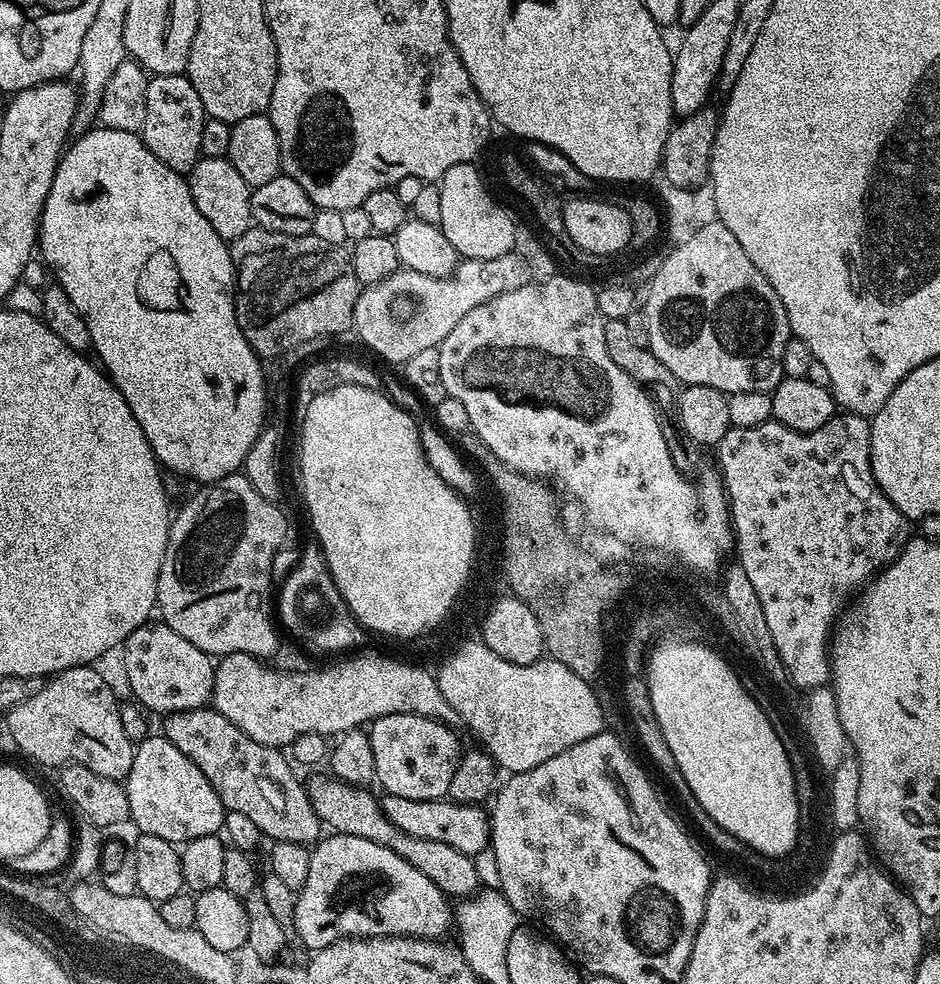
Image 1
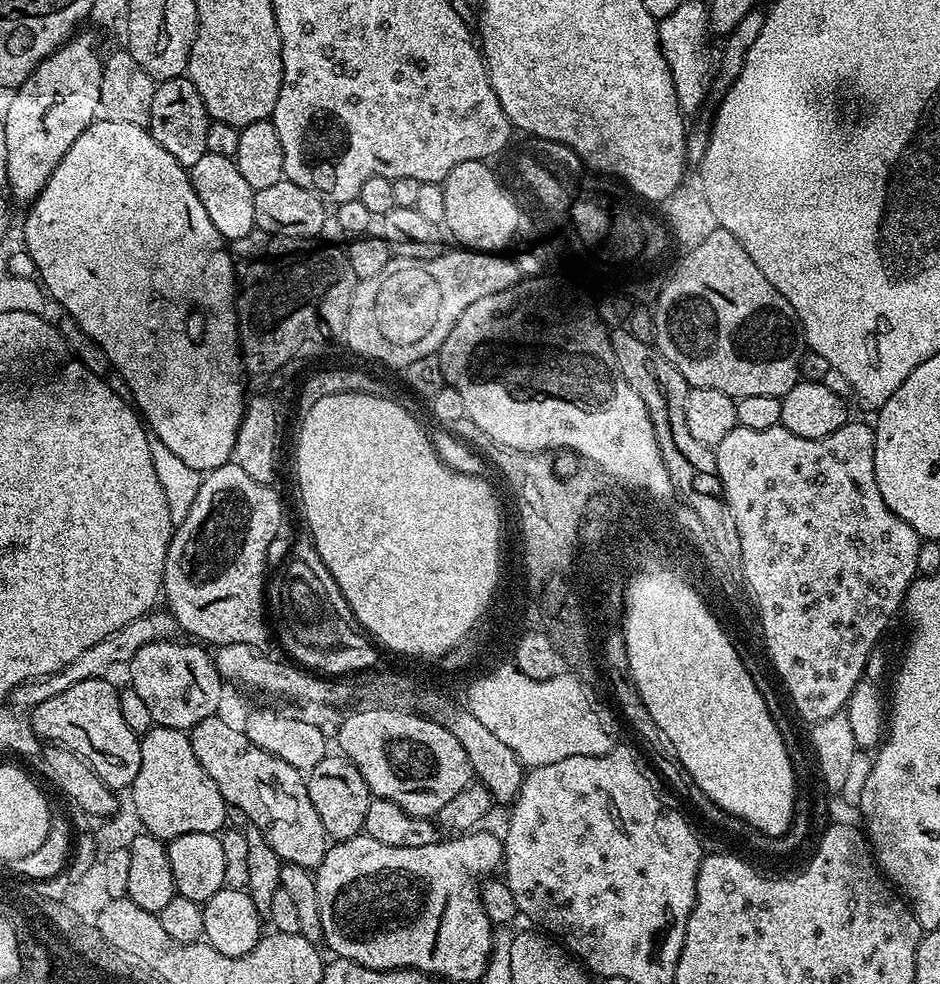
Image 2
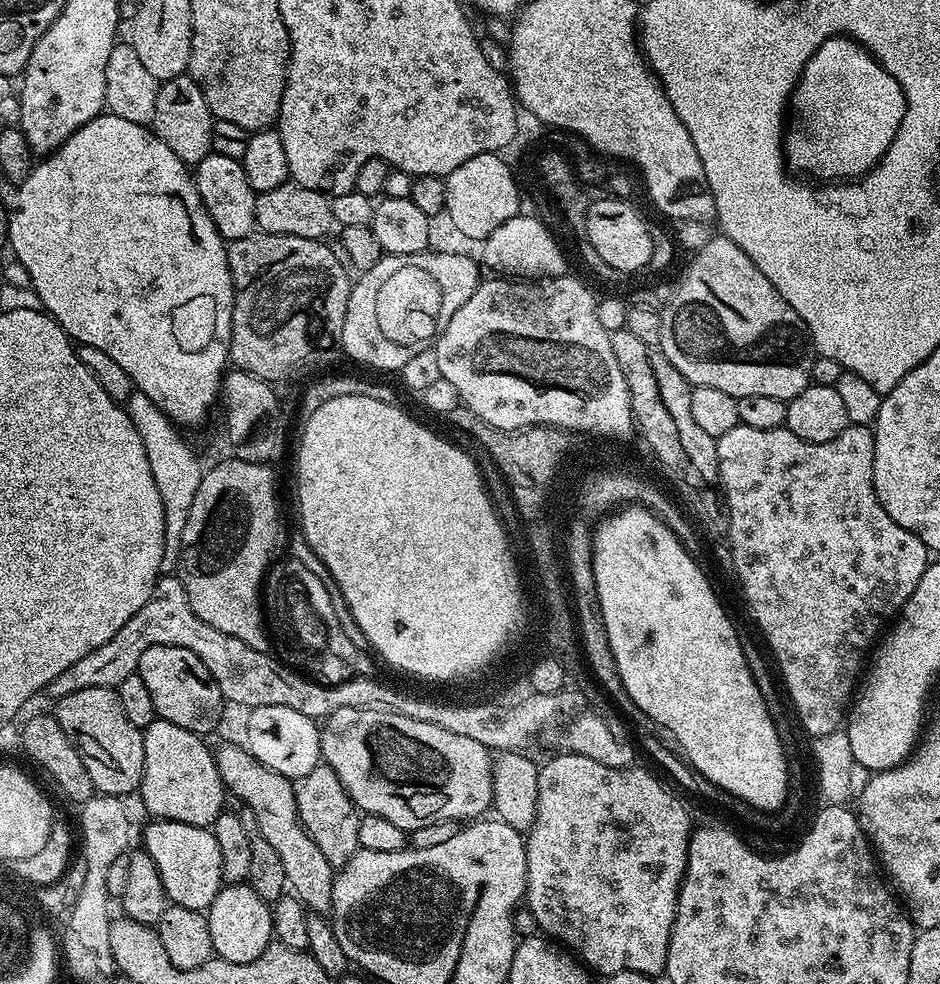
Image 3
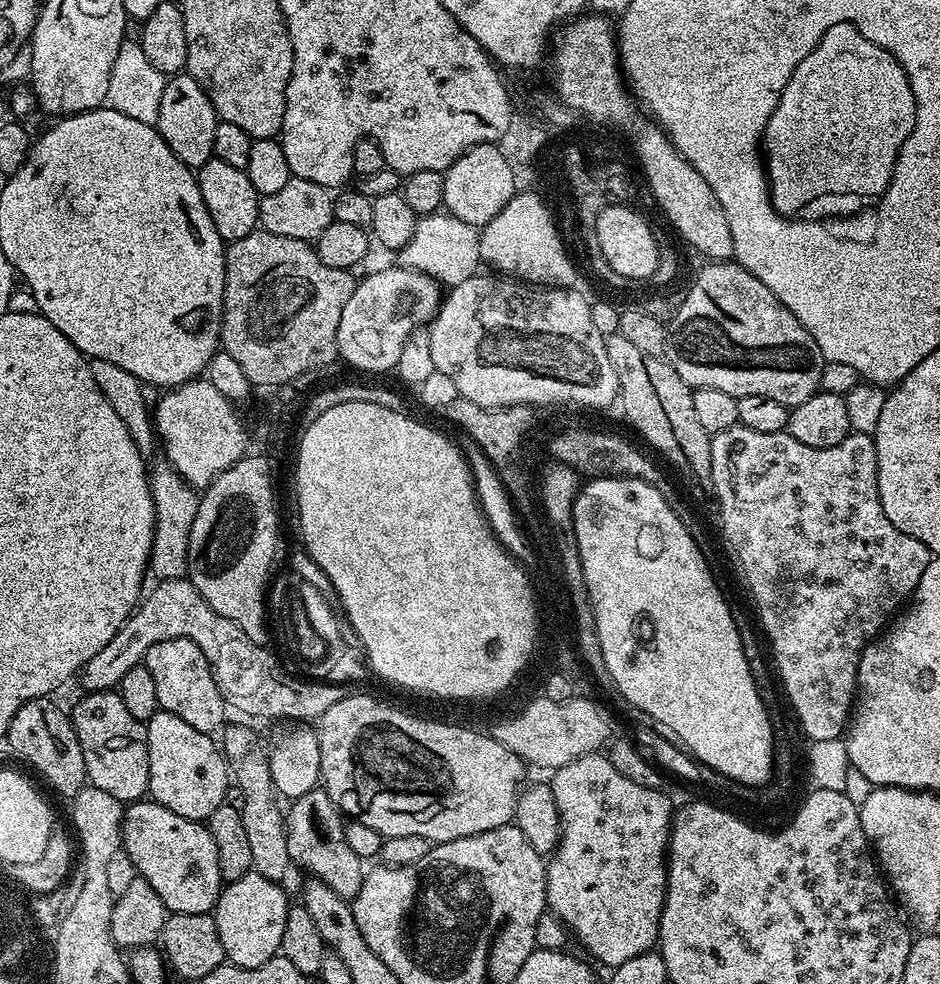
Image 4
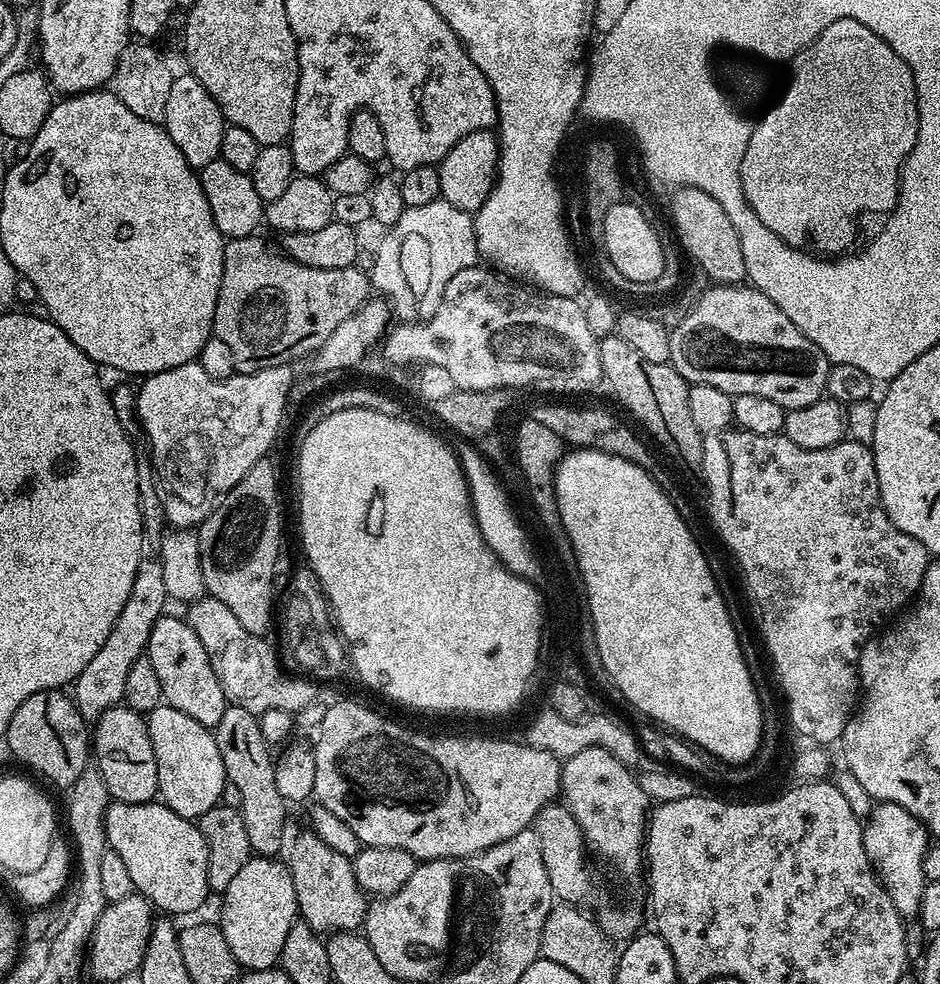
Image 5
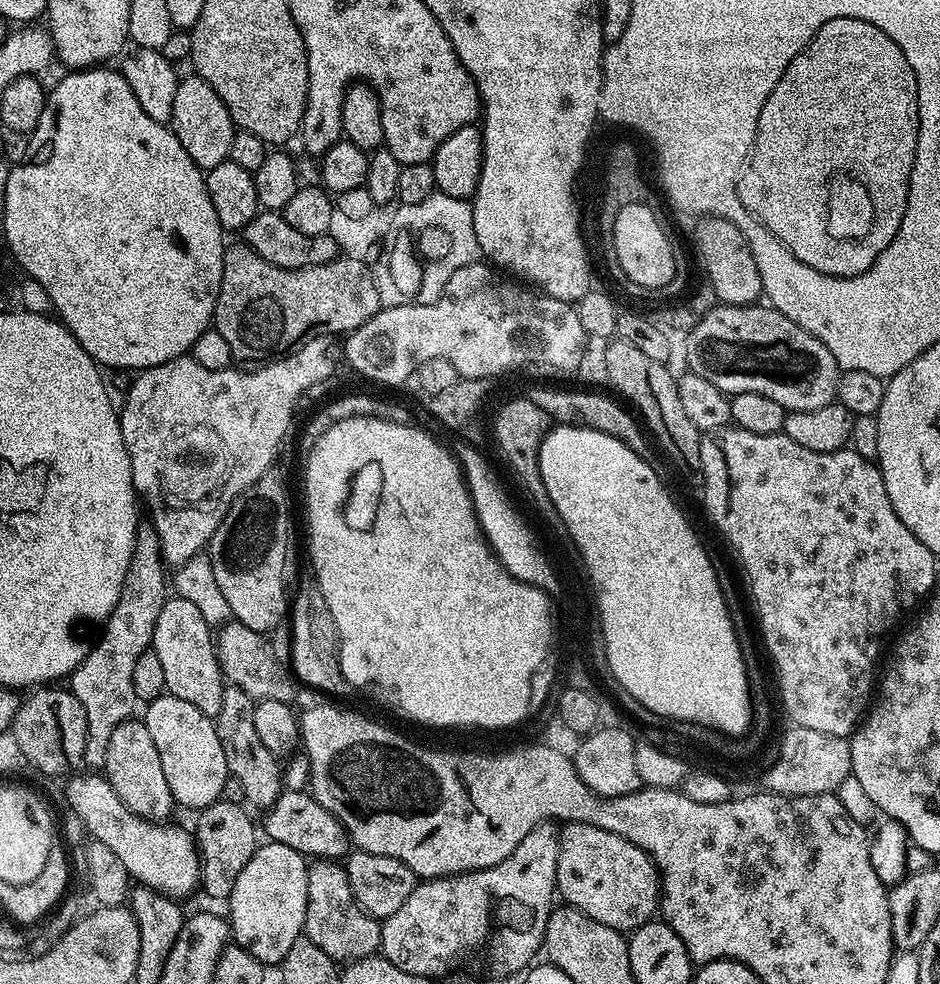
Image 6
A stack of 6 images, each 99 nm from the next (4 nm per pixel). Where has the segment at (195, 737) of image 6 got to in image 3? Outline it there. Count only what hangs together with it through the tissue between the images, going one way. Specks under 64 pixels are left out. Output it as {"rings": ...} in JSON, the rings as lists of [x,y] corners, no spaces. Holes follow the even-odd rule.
{"rings":[[[159,718],[143,729],[143,734],[144,773],[140,779],[138,797],[149,817],[208,828],[225,811],[226,789],[218,774],[213,749],[204,745],[205,737]]]}

